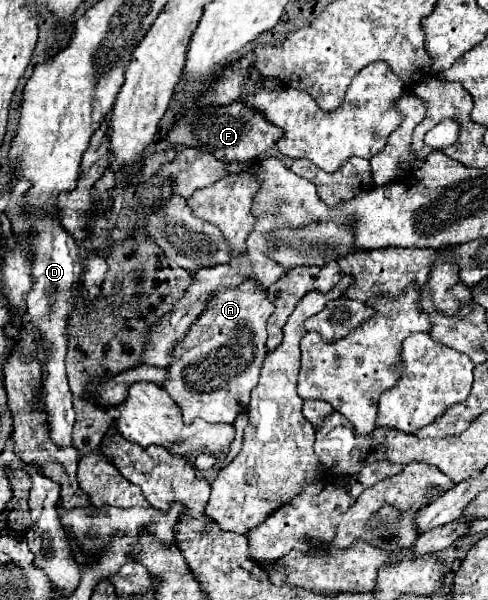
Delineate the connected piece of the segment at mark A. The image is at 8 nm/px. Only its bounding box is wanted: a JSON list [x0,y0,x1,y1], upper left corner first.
[161,280,273,424]

